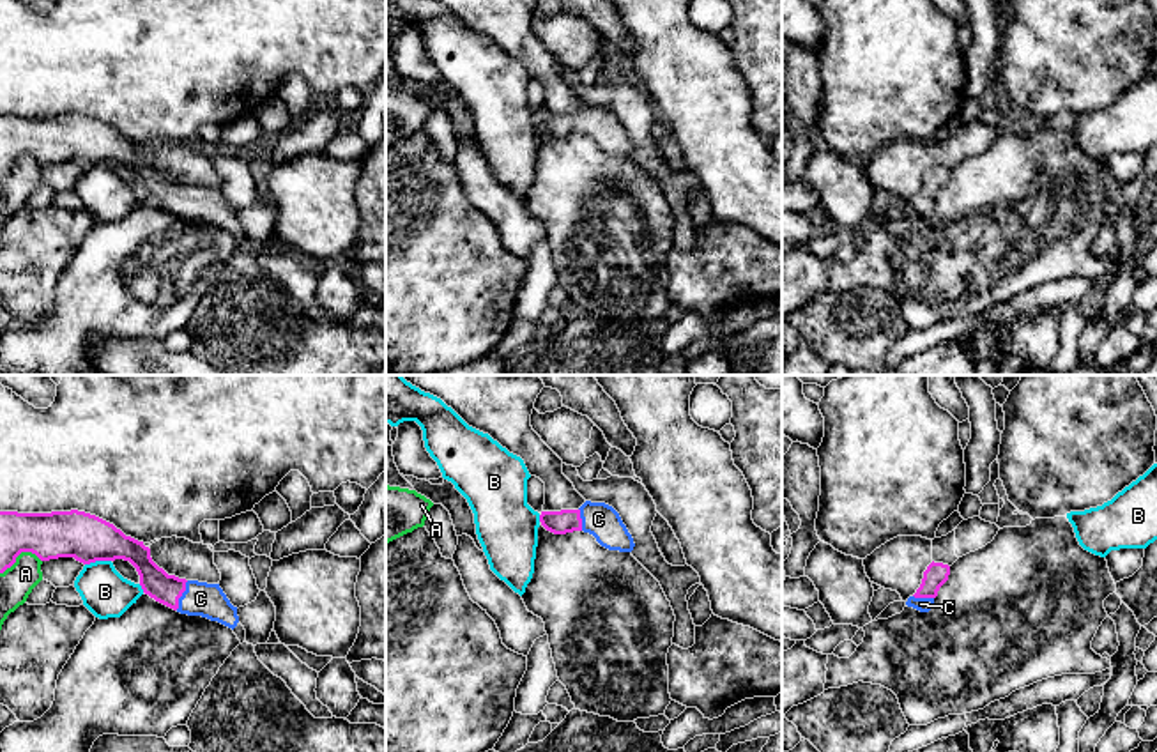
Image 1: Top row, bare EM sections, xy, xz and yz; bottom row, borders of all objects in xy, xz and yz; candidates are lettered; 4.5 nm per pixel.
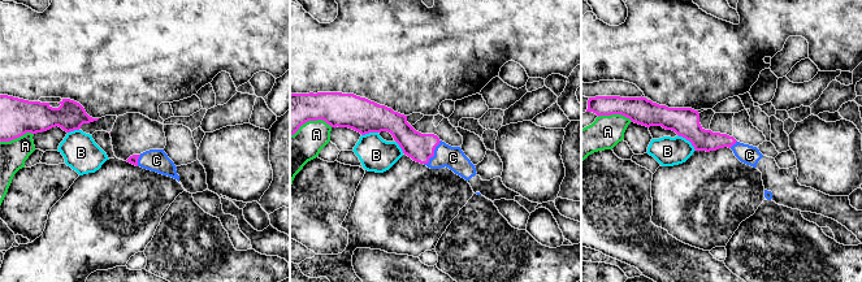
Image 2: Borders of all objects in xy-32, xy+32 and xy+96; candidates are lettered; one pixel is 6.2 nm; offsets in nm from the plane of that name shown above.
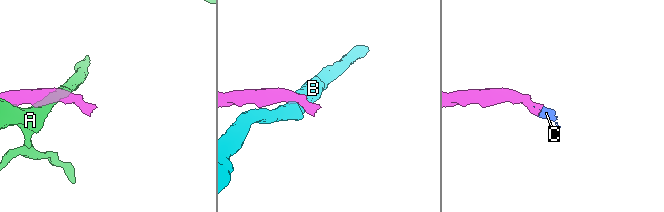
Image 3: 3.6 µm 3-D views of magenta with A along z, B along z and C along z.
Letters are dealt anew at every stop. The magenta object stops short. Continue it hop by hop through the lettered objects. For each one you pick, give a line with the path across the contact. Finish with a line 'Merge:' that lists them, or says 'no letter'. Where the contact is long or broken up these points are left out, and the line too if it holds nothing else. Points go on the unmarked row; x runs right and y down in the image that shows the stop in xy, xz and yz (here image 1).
C: across xy (167, 193), (181, 199), (200, 202)
Merge: C

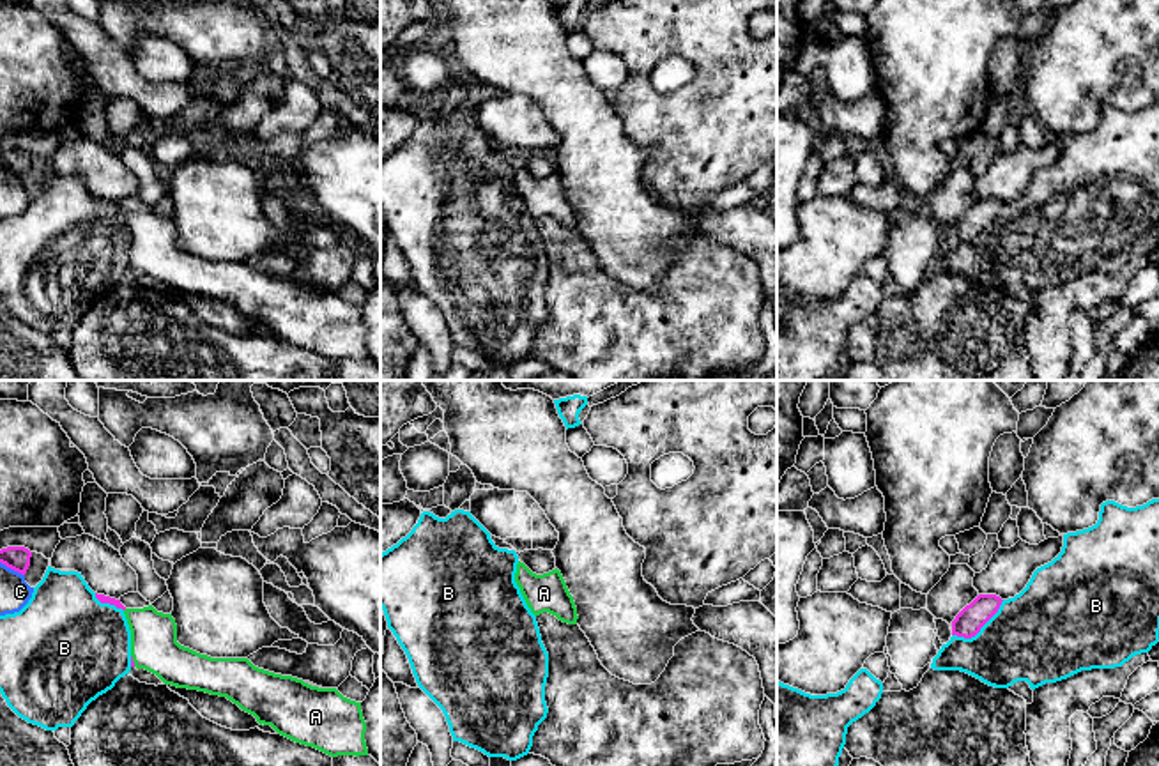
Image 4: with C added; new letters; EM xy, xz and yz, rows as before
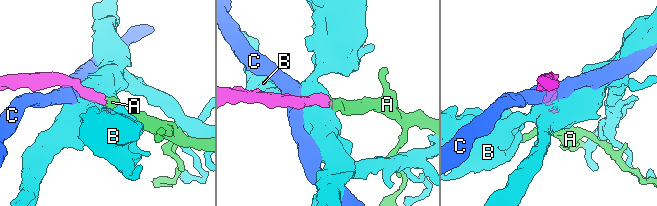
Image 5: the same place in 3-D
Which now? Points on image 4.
A: across xy (131, 260), (131, 264), (154, 252)
Merge: A

